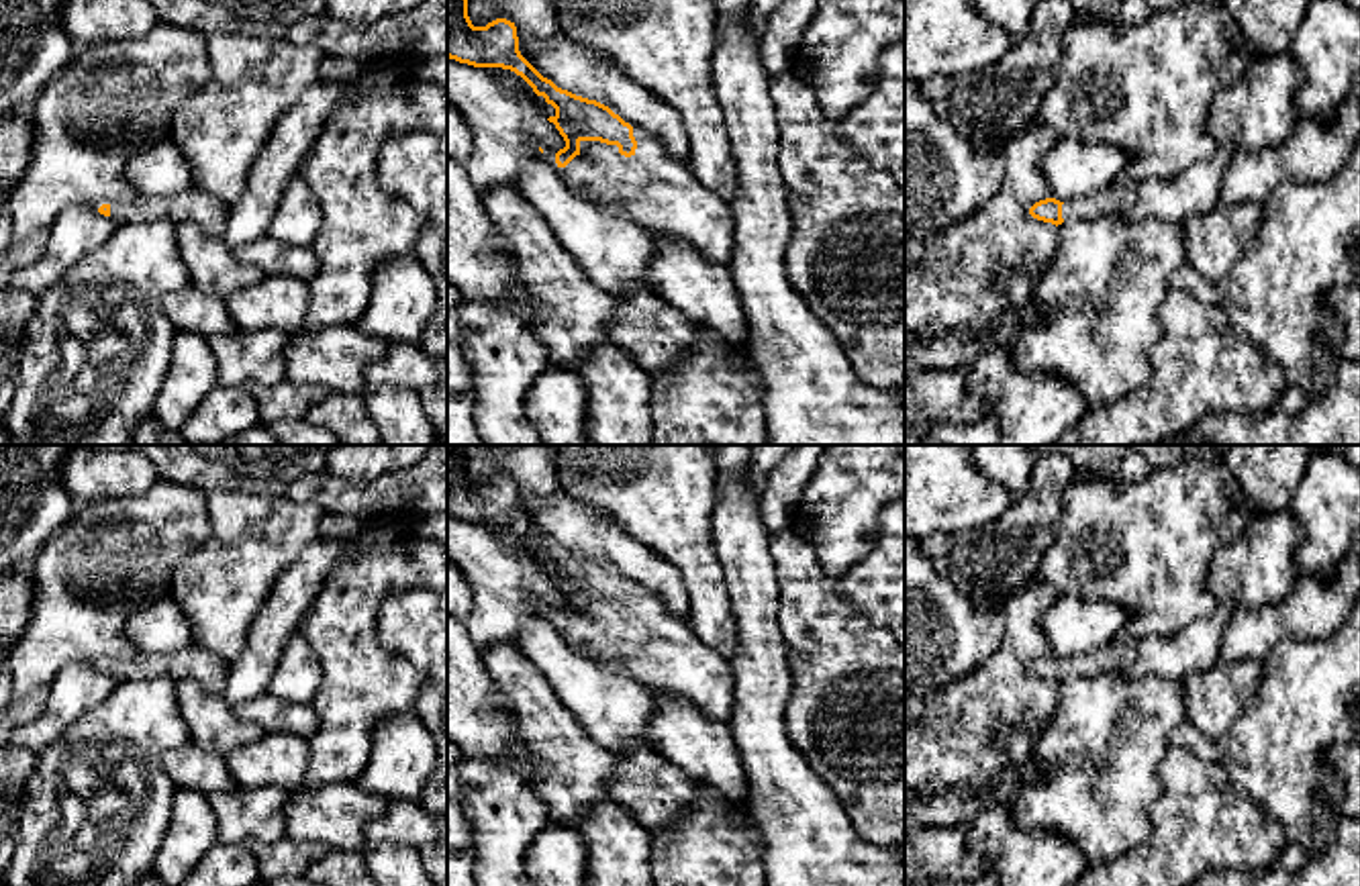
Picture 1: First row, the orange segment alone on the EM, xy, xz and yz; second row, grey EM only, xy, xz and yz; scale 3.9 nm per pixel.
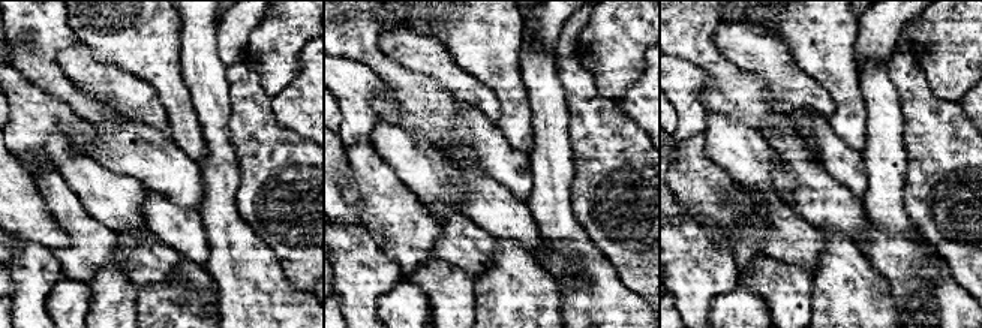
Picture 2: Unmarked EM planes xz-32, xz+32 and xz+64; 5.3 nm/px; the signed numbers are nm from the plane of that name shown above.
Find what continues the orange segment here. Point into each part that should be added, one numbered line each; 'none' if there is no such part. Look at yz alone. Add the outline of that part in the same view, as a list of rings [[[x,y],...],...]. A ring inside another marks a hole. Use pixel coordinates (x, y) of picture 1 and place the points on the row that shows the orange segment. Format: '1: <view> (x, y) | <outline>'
1: yz (1120, 199) | [[[1117,182],[1111,188],[1097,190],[1082,198],[1062,204],[1064,223],[1090,220],[1107,214],[1129,214],[1135,206],[1137,184]]]

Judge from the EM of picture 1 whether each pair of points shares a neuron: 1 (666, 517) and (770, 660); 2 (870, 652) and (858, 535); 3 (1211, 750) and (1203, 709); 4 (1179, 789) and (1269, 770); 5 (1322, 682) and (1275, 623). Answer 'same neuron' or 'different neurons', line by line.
1: different neurons
2: different neurons
3: different neurons
4: different neurons
5: different neurons

